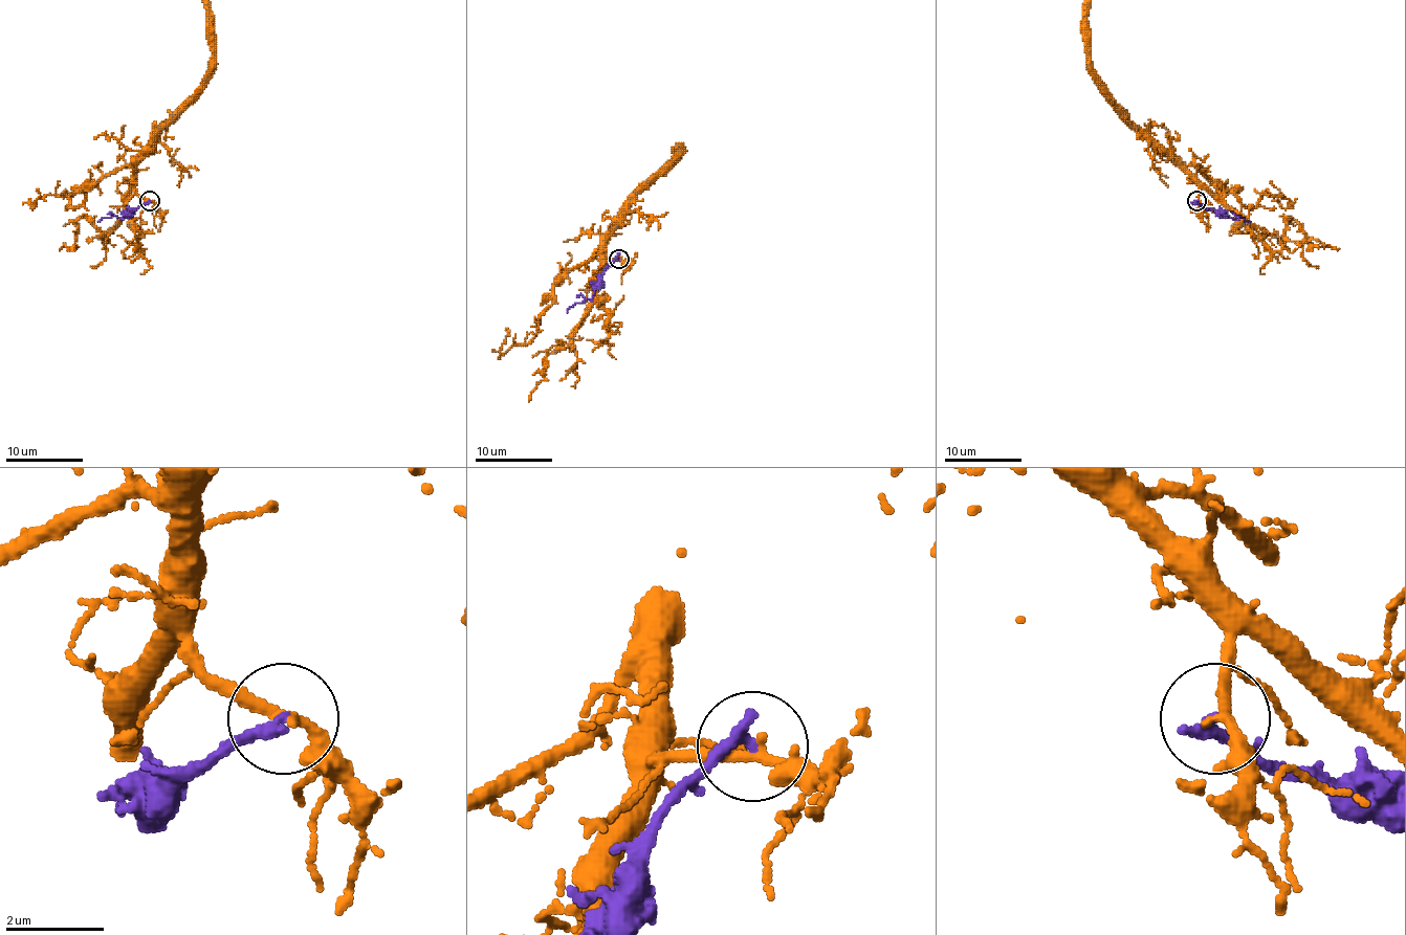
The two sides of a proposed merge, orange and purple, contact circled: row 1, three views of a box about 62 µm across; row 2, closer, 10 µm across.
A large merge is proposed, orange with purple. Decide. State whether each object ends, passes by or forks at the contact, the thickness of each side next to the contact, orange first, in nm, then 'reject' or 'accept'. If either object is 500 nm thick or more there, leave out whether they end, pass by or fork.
orange passes by; purple ends; calibres 240 and 280 nm; reject

